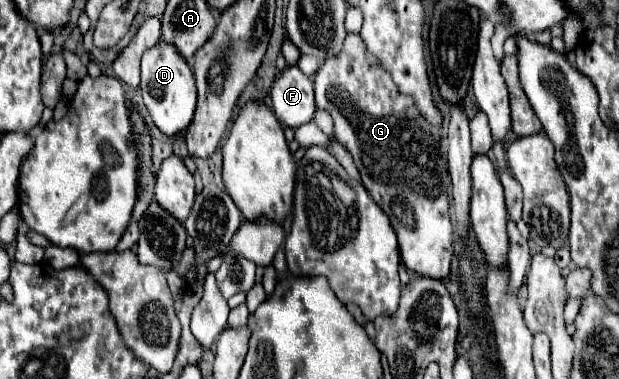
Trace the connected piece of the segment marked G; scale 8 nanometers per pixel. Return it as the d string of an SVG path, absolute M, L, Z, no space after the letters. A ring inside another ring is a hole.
M348 33L340 55L324 59L314 75L316 107L326 109L334 119L334 139L350 151L362 185L378 207L388 215L400 243L400 255L408 269L418 275L432 279L444 279L450 273L452 255L456 253L456 235L450 219L450 199L448 199L448 169L440 157L440 143L432 135L430 125L422 119L420 111L414 107L414 99L402 95L392 83L390 75L378 65L376 57L370 55L358 33Z

